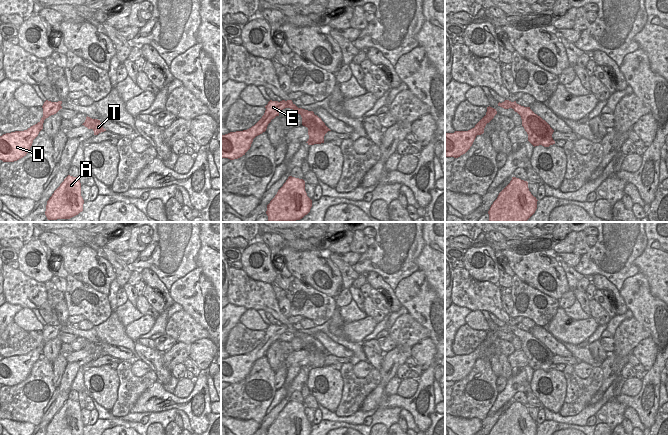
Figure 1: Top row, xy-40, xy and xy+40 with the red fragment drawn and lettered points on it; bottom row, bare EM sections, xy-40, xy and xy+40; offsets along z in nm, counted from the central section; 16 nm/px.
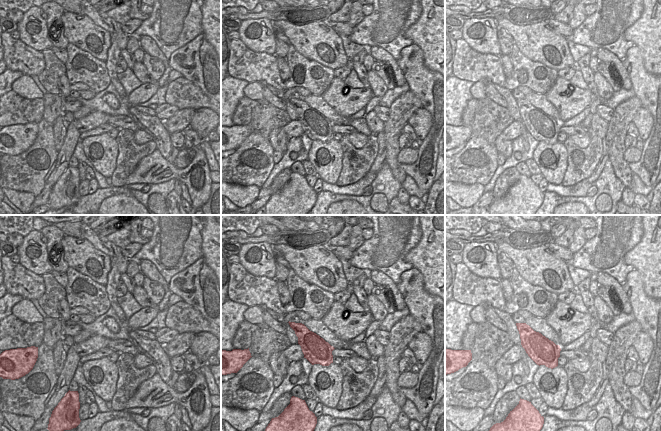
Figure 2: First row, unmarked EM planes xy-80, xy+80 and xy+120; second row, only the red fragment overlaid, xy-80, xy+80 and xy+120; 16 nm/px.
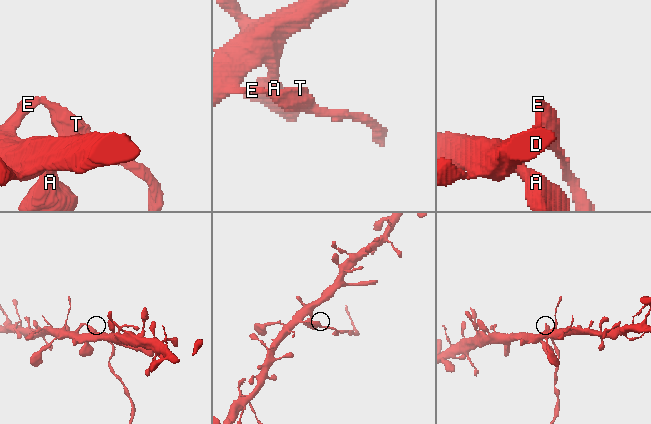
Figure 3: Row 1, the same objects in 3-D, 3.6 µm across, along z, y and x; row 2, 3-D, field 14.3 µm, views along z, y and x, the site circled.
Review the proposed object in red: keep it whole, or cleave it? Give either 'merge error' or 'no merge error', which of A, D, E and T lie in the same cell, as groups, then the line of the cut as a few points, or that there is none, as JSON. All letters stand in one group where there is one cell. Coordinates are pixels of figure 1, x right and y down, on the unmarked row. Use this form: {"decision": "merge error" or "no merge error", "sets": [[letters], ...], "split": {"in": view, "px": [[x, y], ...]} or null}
{"decision": "merge error", "sets": [["A", "D", "E"], ["T"]], "split": {"in": "xy", "px": [[287, 324], [286, 331]]}}

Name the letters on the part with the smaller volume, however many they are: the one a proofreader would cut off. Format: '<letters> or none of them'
T.

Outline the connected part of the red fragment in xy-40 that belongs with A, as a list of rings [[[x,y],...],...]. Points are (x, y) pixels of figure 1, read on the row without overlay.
[[[68,399],[47,425],[46,435],[83,435],[79,401]]]

